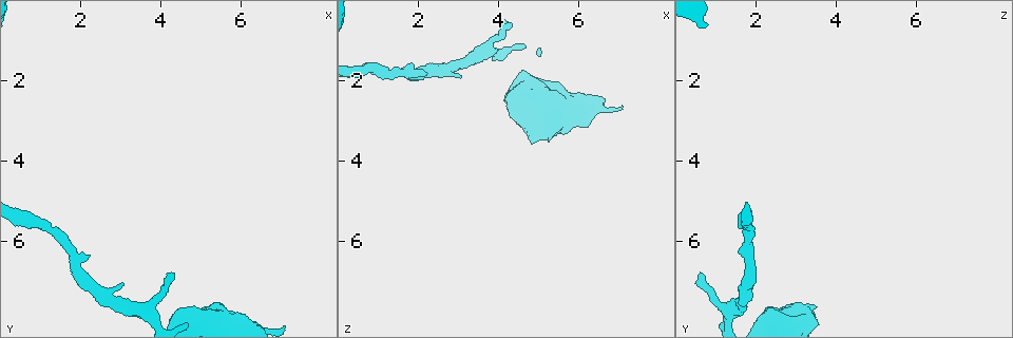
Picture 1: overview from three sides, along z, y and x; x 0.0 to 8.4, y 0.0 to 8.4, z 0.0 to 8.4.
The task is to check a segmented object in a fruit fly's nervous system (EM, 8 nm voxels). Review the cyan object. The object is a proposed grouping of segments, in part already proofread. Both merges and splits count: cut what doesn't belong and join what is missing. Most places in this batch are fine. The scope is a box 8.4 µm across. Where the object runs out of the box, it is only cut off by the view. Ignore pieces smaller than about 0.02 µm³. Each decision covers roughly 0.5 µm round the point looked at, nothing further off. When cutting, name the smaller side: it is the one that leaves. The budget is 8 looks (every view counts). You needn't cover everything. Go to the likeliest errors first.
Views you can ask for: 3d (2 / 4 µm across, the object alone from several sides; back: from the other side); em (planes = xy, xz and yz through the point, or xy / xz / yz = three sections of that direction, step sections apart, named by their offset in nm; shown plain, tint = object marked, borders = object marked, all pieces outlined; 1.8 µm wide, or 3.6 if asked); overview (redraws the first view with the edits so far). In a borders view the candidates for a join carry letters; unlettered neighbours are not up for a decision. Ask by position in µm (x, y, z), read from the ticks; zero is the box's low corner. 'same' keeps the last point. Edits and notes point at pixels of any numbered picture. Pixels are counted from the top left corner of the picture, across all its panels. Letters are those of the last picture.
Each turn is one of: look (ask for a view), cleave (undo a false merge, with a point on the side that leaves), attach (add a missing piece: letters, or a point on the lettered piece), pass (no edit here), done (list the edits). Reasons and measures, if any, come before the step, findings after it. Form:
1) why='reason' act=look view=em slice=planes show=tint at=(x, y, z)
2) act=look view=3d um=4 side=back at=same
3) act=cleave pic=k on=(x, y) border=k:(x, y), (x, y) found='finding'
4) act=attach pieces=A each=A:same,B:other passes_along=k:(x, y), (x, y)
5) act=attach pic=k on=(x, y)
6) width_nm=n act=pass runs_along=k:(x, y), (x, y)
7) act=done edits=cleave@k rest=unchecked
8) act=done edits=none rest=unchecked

why='thin end' act=look view=3d um=4 at=(4.30, 6.75, 0.60)

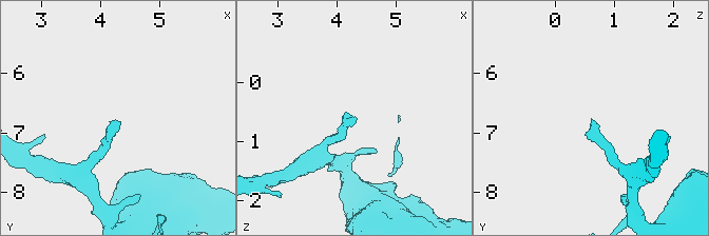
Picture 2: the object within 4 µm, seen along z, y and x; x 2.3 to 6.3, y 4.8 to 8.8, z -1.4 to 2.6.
act=look view=em slice=xz step=4 show=tint at=(4.30, 6.80, 0.60)

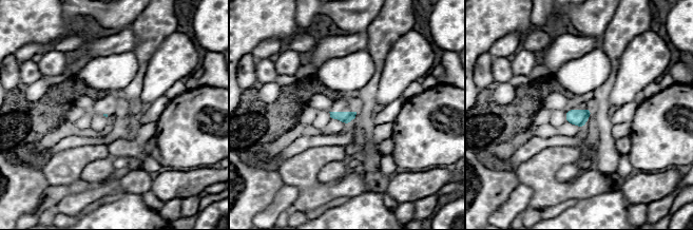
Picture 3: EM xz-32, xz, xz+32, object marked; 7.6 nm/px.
act=look view=em slice=planes show=borders at=same

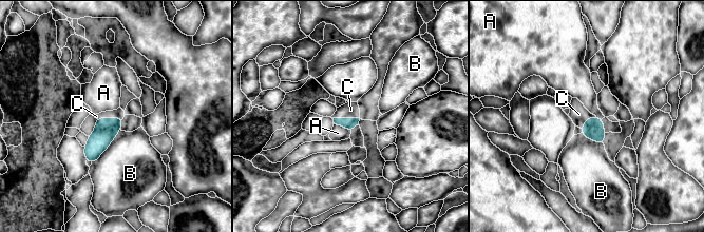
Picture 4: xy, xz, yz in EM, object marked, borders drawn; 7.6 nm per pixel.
act=attach pieces=C each=A:other,B:other,C:same passes_along=4:(106, 130), (110, 118), (119, 113) found='the neuron continues'

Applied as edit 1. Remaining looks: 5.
why='thick end' act=look view=3d um=4 at=(5.30, 7.60, 3.50)

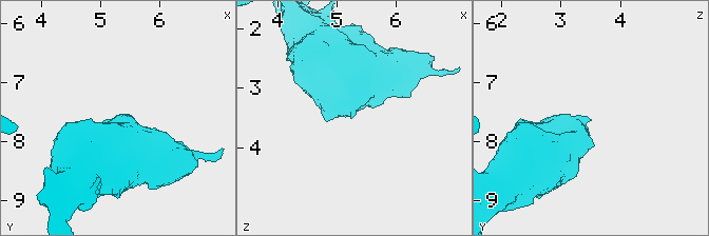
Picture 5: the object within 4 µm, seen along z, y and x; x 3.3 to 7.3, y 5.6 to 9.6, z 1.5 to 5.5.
act=look view=em slice=planes show=tint at=(5.35, 7.60, 3.45)

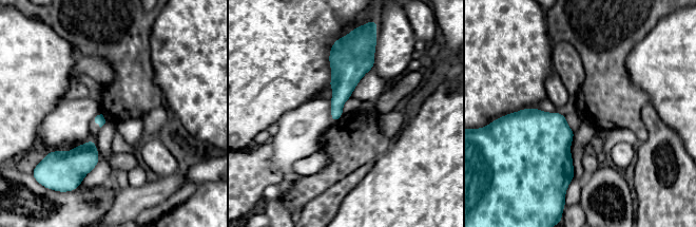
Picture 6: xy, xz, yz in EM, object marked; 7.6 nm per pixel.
act=look view=em slice=planes show=borders at=same

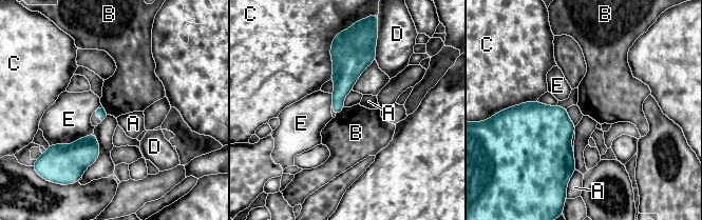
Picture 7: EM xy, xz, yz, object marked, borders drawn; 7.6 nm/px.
longest_contact=E:360nm act=pass each=A:other,B:other,C:other,D:other,E:other border=7:(344, 107), (336, 116) found='none of them fits'

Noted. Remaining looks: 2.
why='free end' act=look view=em slice=planes show=tint at=(3.00, 7.00, 1.95)

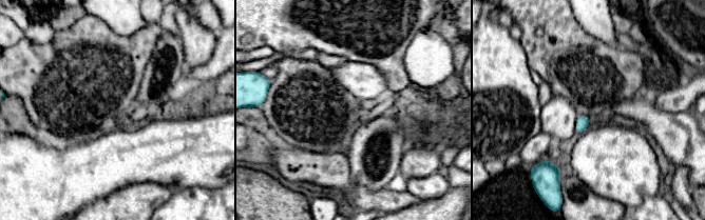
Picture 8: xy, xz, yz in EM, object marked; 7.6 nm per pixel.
why='what lies round it' act=look view=em slice=planes show=borders at=same

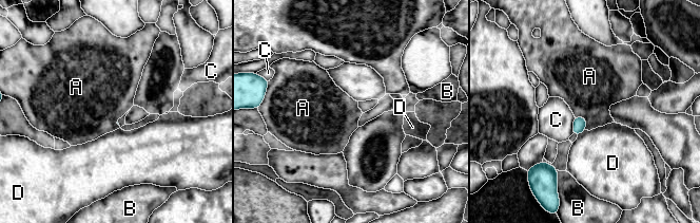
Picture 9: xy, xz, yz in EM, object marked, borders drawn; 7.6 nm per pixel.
act=pass each=A:other,B:other,C:other,D:other border=9:(576, 115), (586, 121), (586, 129) found='none of them fits'

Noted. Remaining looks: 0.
act=done edits=attach@4 rest=unchecked

